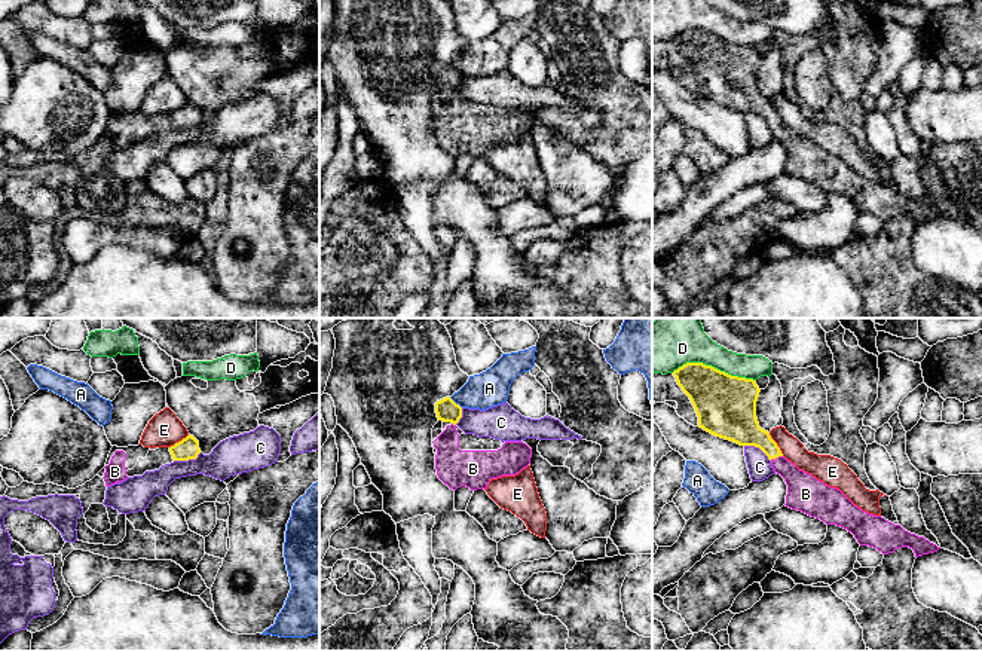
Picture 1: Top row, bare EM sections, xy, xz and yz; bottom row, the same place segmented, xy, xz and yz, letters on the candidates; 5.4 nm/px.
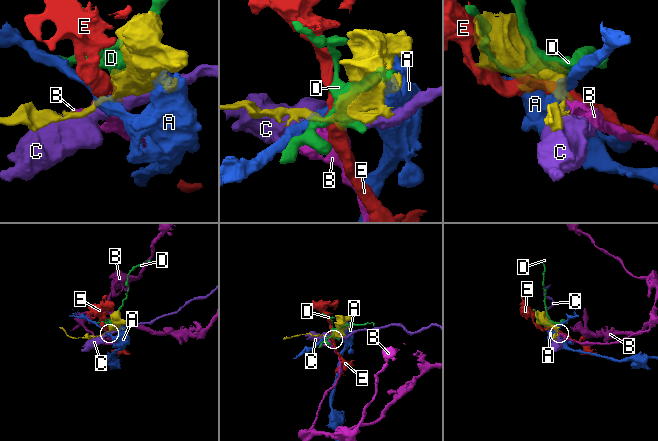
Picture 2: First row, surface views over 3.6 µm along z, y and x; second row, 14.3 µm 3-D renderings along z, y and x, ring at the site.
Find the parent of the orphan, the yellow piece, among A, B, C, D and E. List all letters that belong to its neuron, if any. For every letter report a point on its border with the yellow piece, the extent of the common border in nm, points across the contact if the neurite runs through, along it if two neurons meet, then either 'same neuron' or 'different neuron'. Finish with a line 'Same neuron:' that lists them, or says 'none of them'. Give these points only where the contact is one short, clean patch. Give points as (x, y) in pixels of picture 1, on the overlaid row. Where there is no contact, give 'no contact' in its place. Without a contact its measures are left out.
A: contact xz (453, 402); length 90 nm; different neuron
B: contact yz (776, 457); length 80 nm; same neuron
C: contact xy (187, 460); length 160 nm; different neuron
D: contact yz (713, 367); length 460 nm; different neuron
E: contact yz (776, 445); length 150 nm; different neuron
Same neuron: B

